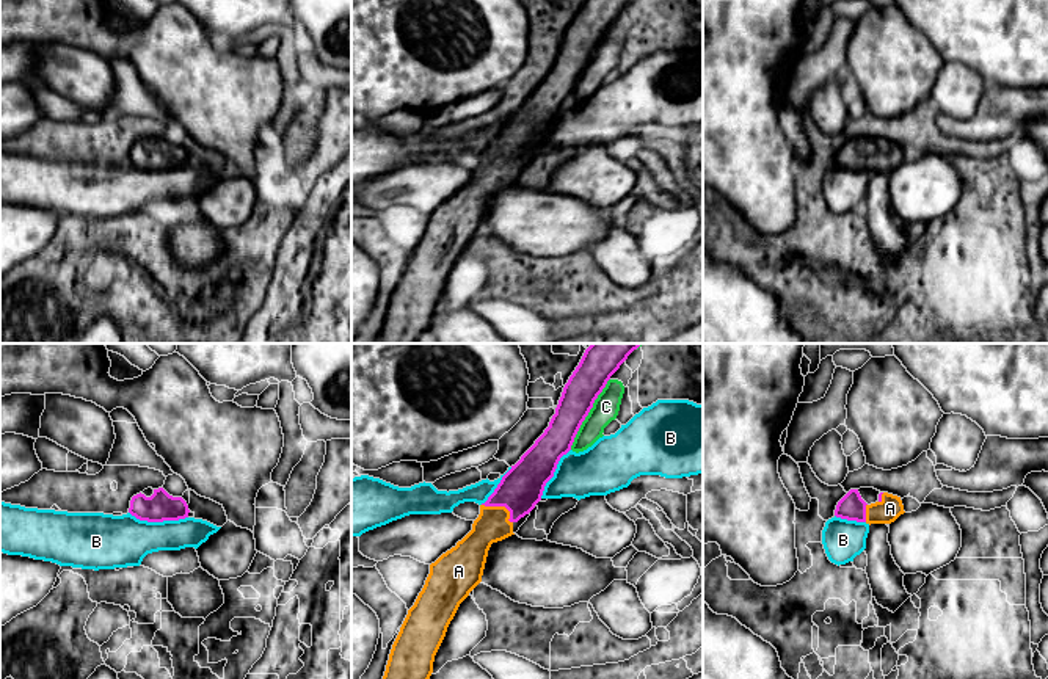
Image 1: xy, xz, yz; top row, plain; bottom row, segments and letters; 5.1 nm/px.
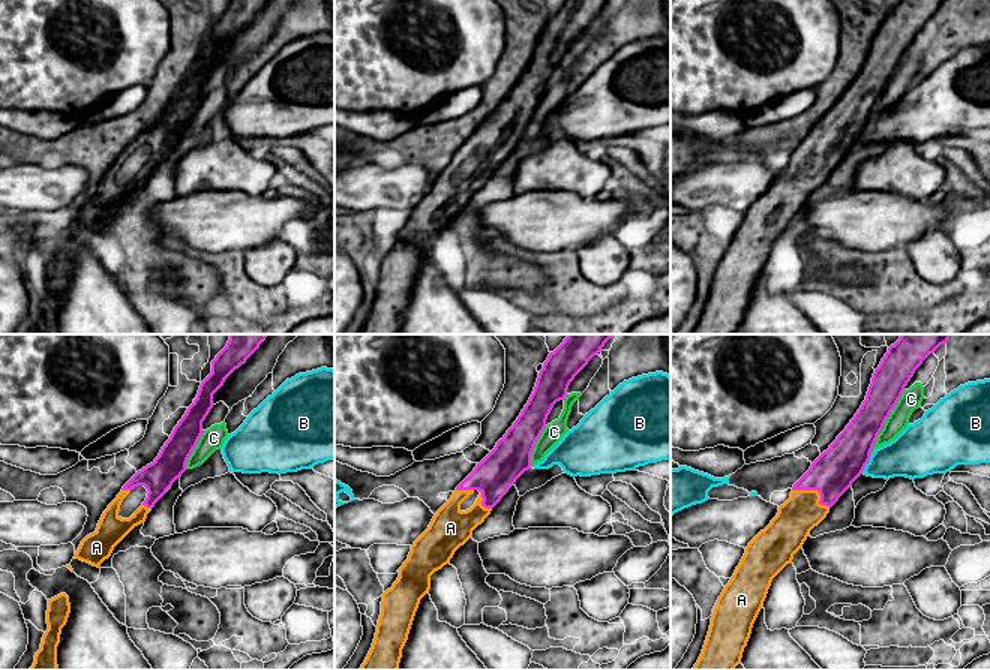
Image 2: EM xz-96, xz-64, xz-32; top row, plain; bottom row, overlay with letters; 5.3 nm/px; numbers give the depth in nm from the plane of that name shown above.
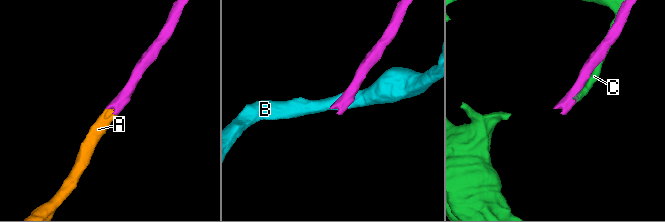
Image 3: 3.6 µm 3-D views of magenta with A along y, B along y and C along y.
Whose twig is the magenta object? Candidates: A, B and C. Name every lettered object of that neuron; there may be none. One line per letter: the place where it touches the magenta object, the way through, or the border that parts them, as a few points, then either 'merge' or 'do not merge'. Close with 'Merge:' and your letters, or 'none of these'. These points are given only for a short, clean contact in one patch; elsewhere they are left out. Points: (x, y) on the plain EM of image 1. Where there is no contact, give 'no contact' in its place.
A: contact xz (501, 154); way xz (521, 137), (501, 154), (491, 174); merge
B: contact xy (159, 170); do not merge
C: contact xz (587, 63); do not merge
Merge: A

